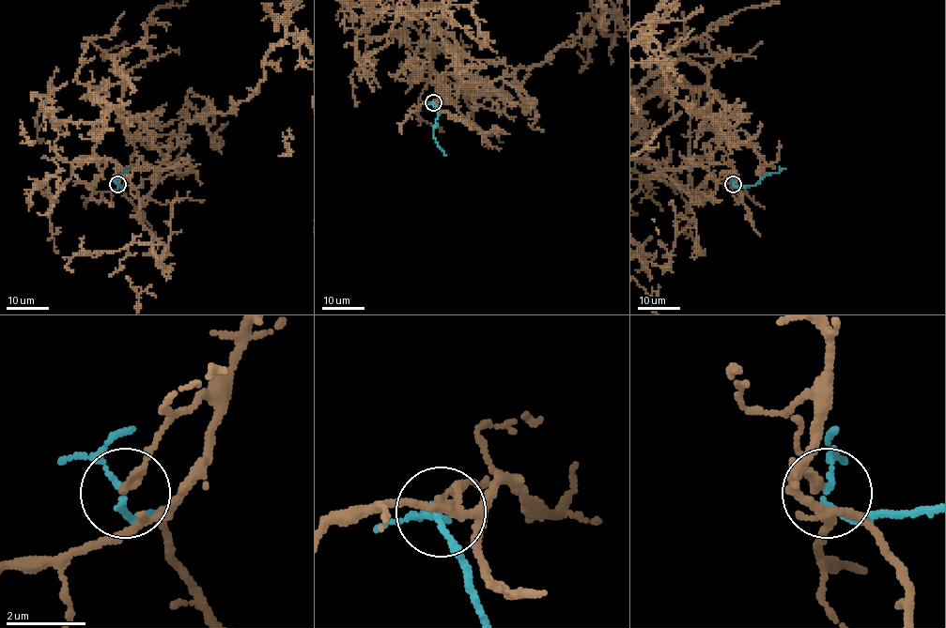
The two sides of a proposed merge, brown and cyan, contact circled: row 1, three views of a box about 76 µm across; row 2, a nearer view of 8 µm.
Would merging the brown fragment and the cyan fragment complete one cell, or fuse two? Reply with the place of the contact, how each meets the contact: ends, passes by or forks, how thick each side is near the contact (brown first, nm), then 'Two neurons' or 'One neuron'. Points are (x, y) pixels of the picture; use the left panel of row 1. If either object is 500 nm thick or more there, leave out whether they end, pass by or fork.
Place: (117, 184). At the ring brown ends. At the ring cyan passes by. Thickness 180 nm (brown) against 130 nm. Two neurons

